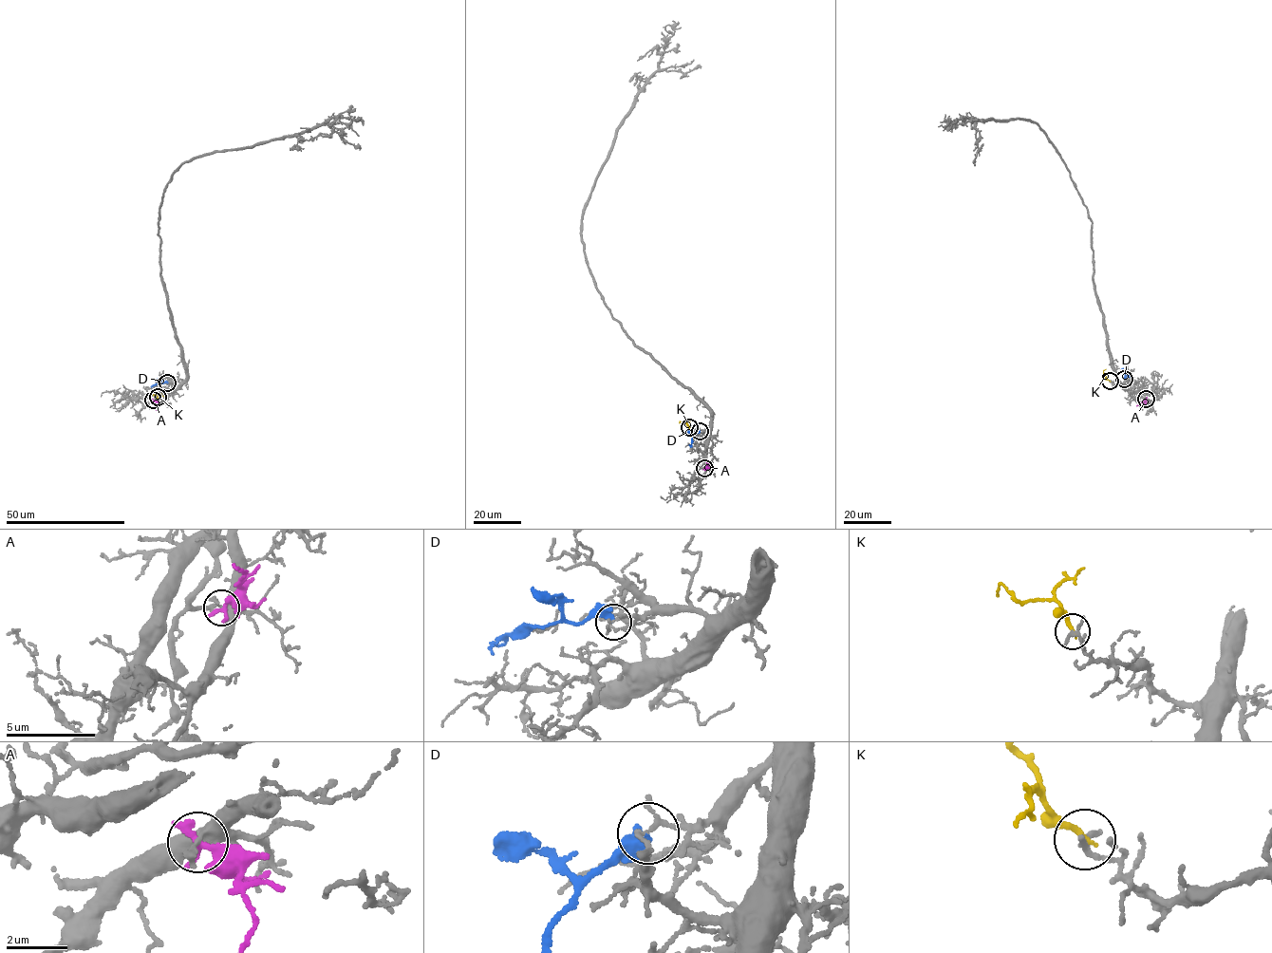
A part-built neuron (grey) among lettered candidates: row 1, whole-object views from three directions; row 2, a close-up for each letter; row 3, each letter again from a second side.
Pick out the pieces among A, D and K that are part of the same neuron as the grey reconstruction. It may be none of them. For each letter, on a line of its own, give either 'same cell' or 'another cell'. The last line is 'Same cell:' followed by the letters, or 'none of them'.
A: another cell
D: another cell
K: another cell
Same cell: none of them

